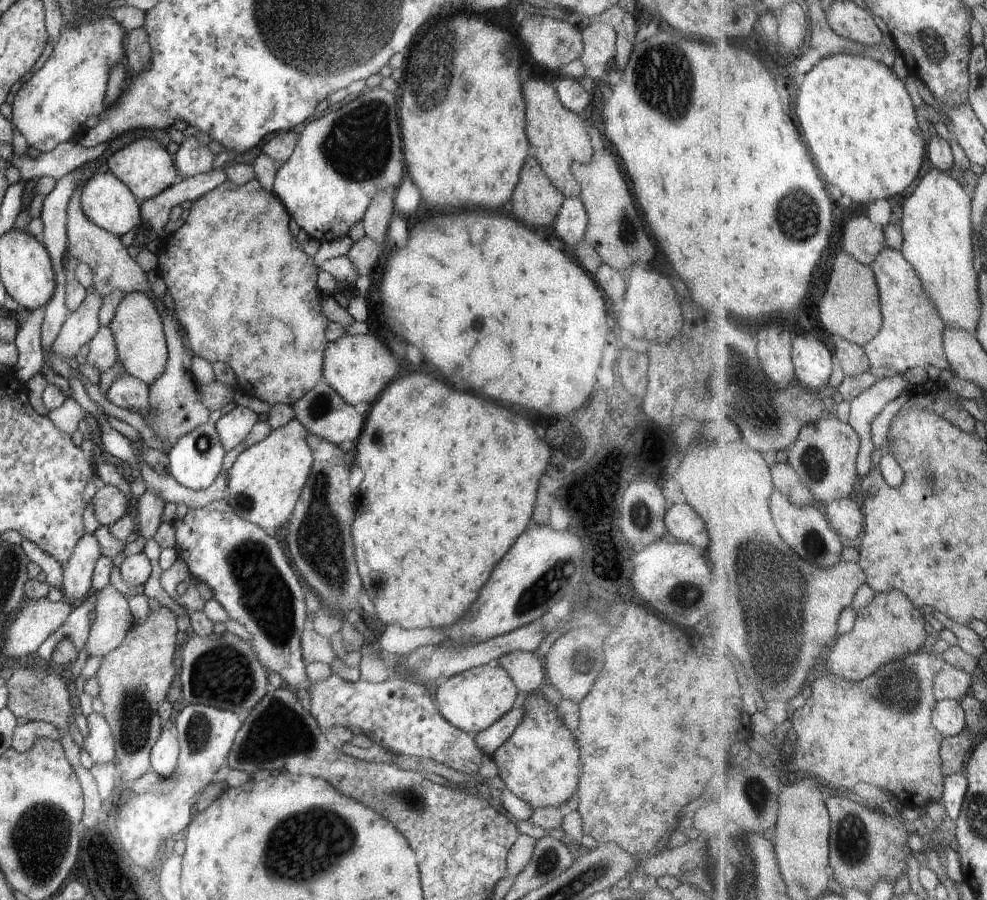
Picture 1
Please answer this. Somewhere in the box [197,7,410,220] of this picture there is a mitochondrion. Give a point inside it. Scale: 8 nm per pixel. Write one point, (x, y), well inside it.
(358, 145)

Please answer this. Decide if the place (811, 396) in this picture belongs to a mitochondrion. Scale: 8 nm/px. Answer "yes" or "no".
no

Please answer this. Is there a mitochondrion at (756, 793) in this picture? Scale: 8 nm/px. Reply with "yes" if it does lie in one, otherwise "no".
yes

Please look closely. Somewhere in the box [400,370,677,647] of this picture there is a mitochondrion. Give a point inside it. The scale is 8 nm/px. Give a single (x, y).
(540, 591)

